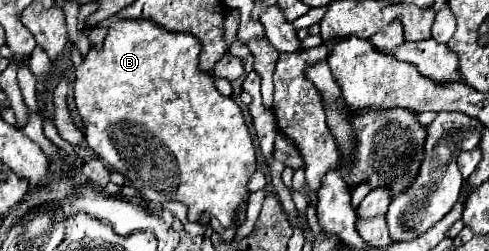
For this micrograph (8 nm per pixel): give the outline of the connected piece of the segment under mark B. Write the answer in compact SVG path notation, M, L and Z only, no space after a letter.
M108 19L108 21L100 23L100 27L106 29L102 49L90 47L88 55L84 55L84 59L82 59L82 65L74 71L74 103L76 103L78 115L82 117L84 135L86 135L90 149L100 159L104 159L112 169L122 173L128 179L128 185L134 187L138 193L142 193L148 201L150 201L150 197L178 199L180 203L184 203L188 207L188 221L198 221L198 217L202 213L210 213L212 217L216 217L222 223L222 227L228 227L236 217L236 209L246 203L246 197L248 197L246 183L248 183L250 175L256 171L256 149L254 149L254 143L252 143L252 137L250 137L250 131L244 121L240 105L234 99L220 95L214 85L214 77L210 73L200 71L200 67L198 67L198 55L202 49L200 41L190 33L166 31L164 27L156 25L150 19L116 19L116 21Z

